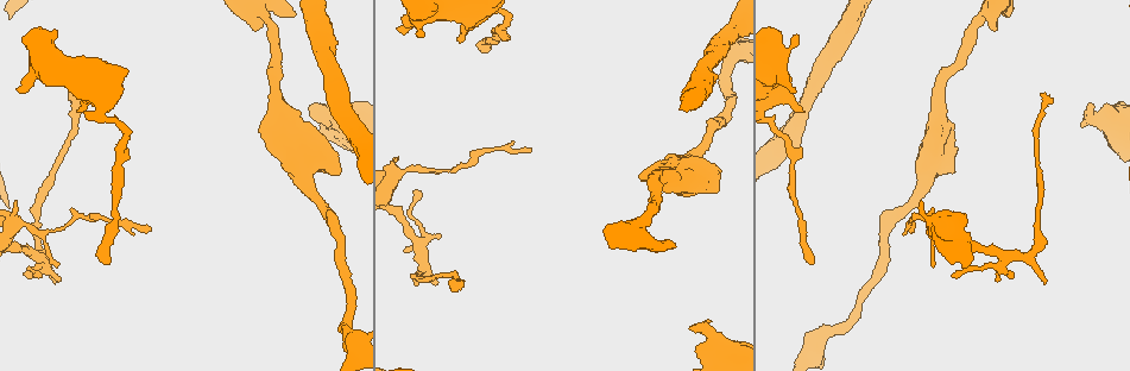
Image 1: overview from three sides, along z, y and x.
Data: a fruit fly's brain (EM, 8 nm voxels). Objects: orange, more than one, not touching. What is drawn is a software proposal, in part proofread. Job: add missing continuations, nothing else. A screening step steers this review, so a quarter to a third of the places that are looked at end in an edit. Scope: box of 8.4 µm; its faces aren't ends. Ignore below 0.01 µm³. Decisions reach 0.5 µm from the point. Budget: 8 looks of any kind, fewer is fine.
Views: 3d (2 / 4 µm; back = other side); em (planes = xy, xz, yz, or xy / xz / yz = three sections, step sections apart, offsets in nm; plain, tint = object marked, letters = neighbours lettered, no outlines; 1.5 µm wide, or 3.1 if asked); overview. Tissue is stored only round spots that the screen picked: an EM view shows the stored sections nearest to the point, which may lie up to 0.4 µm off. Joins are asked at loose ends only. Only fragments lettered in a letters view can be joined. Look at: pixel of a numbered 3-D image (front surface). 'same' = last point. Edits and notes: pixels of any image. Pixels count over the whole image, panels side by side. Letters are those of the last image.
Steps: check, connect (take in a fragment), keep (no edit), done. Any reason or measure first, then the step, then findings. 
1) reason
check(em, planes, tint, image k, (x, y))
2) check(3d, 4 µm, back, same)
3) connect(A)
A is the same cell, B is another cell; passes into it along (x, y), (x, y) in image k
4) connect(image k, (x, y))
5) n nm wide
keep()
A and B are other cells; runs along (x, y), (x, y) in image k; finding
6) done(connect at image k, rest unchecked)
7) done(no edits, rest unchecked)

an open end
check(3d, 2 µm, image 1, (912, 229))

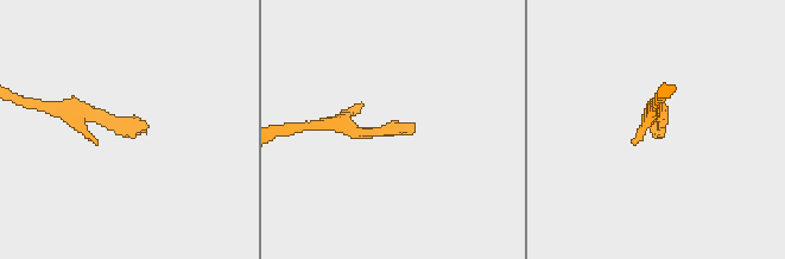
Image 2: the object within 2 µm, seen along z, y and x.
check(em, planes, plain, image 2, (413, 124))

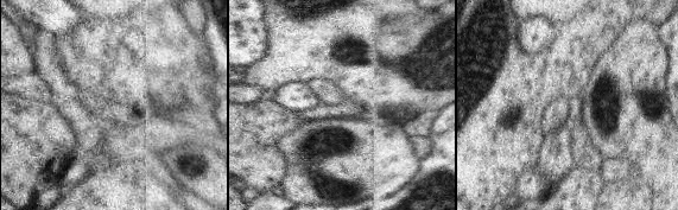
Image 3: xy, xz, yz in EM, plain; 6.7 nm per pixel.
check(em, planes, letters, same)

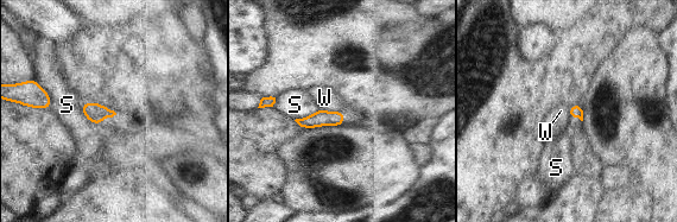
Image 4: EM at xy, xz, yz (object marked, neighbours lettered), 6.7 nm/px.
S touches over 200 nm
keep()
S and W are other cells; border along (320, 108), (341, 112) in image 4; none of them fits

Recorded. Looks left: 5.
an open end
check(3d, 4 µm, image 1, (54, 265))

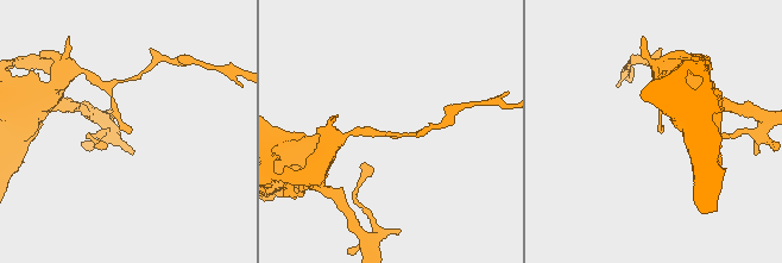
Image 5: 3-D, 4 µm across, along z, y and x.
check(em, planes, letters, image 5, (127, 133))

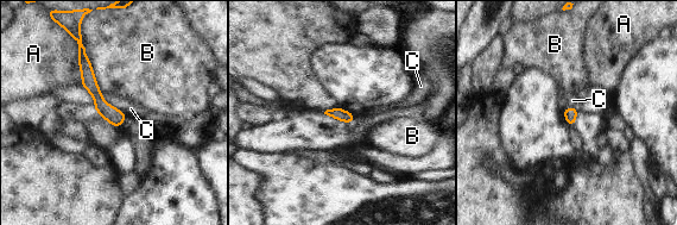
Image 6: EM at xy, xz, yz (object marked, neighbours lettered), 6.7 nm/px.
keep()
A, B and C are other cells; runs along (84, 62), (99, 102), (116, 124) in image 6; no lettered fragment goes on from it

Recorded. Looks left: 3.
free end
check(em, planes, letters, image 1, (404, 32))

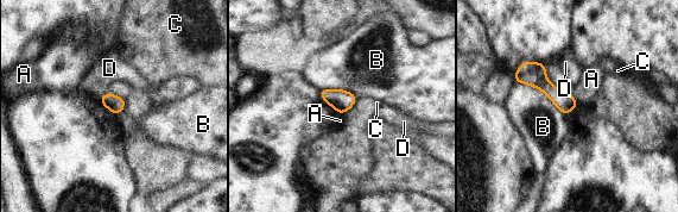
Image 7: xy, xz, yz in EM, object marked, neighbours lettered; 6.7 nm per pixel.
keep()
A, B, C and D are other cells; border along (572, 94), (577, 105) in image 7; none of them fits

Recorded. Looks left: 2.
done(no edits, rest unchecked)

